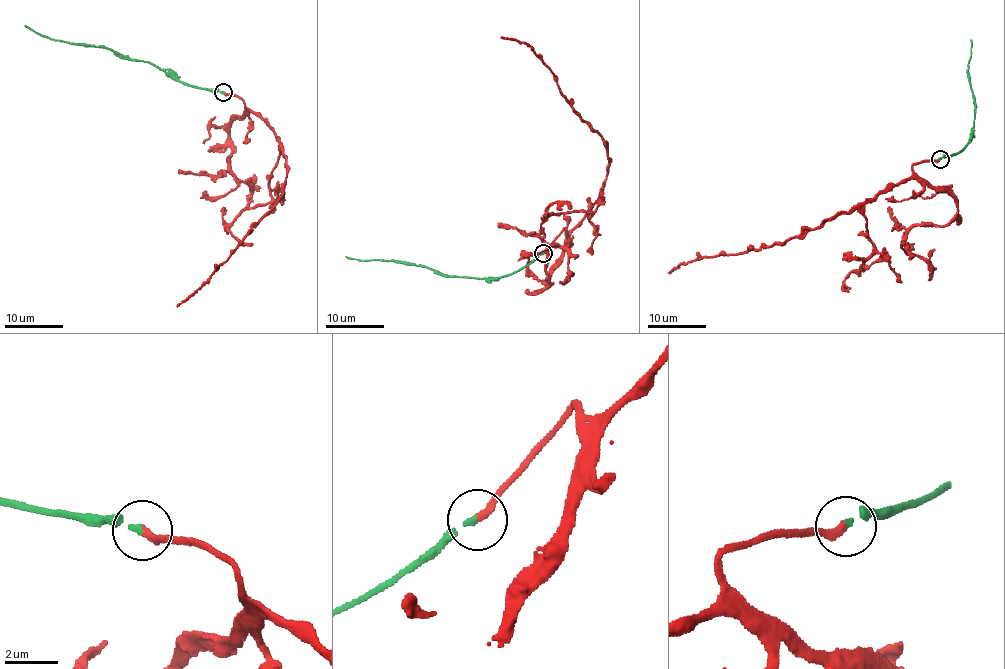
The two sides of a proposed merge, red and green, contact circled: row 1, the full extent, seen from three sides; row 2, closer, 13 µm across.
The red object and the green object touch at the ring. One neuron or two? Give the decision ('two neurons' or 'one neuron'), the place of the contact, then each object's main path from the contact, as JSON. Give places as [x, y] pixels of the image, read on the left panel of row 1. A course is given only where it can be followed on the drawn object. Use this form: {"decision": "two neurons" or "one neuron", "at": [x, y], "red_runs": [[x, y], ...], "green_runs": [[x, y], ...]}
{"decision": "one neuron", "at": [223, 92], "red_runs": [[222, 93], [242, 99], [265, 119], [284, 155], [286, 178], [278, 199], [232, 254], [176, 306]], "green_runs": [[222, 93], [187, 85], [149, 62], [121, 58], [102, 47], [43, 37], [25, 24]]}

